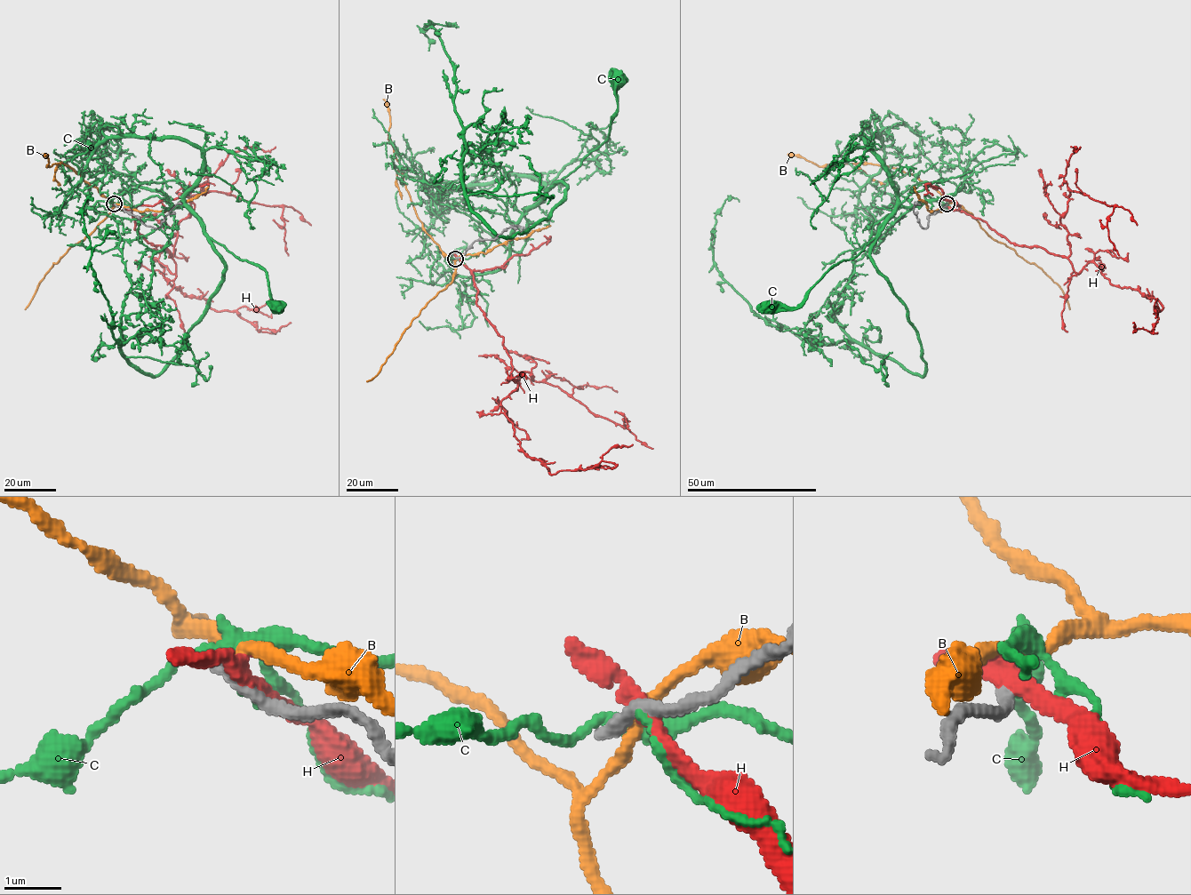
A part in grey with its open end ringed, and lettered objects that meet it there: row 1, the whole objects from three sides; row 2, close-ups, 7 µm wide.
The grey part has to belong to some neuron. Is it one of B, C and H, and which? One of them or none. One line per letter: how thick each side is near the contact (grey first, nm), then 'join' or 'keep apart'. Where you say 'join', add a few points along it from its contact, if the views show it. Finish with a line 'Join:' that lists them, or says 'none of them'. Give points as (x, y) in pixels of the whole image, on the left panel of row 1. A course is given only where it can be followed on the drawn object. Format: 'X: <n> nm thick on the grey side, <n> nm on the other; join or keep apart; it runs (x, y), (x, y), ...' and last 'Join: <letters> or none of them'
B: 280 nm thick on the grey side, 200 nm on the other; keep apart
C: 300 nm thick on the grey side, 120 nm on the other; keep apart
H: 320 nm thick on the grey side, 280 nm on the other; keep apart
Join: none of them

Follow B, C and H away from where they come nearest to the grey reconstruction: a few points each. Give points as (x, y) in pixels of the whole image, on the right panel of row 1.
B: (947, 204), (948, 202), (933, 187), (896, 168), (857, 163), (818, 166), (803, 157), (787, 155)
C: (947, 205), (927, 195), (922, 203), (899, 205), (883, 229), (852, 259), (835, 264), (797, 307), (767, 308)
H: (946, 205), (1011, 243), (1065, 256), (1078, 274), (1093, 262), (1111, 284), (1163, 307), (1150, 331), (1132, 323)

